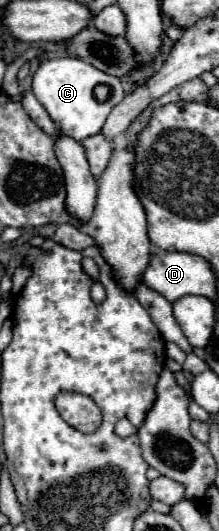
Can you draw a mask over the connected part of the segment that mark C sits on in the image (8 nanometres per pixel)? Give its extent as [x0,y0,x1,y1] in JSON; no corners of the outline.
[33,56,125,142]

